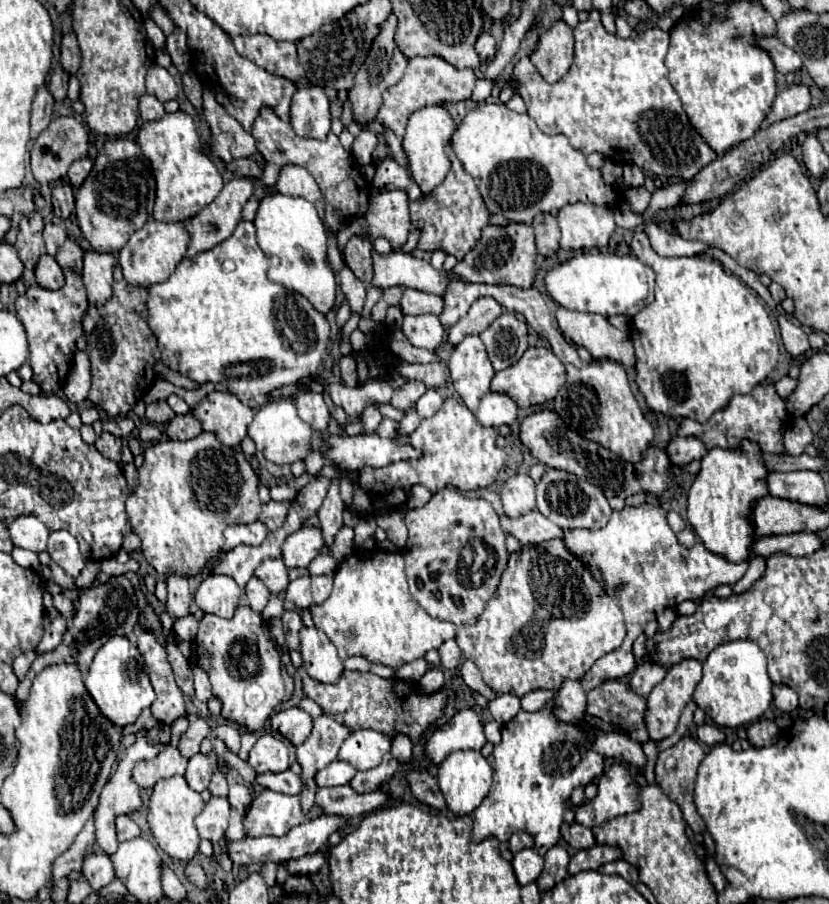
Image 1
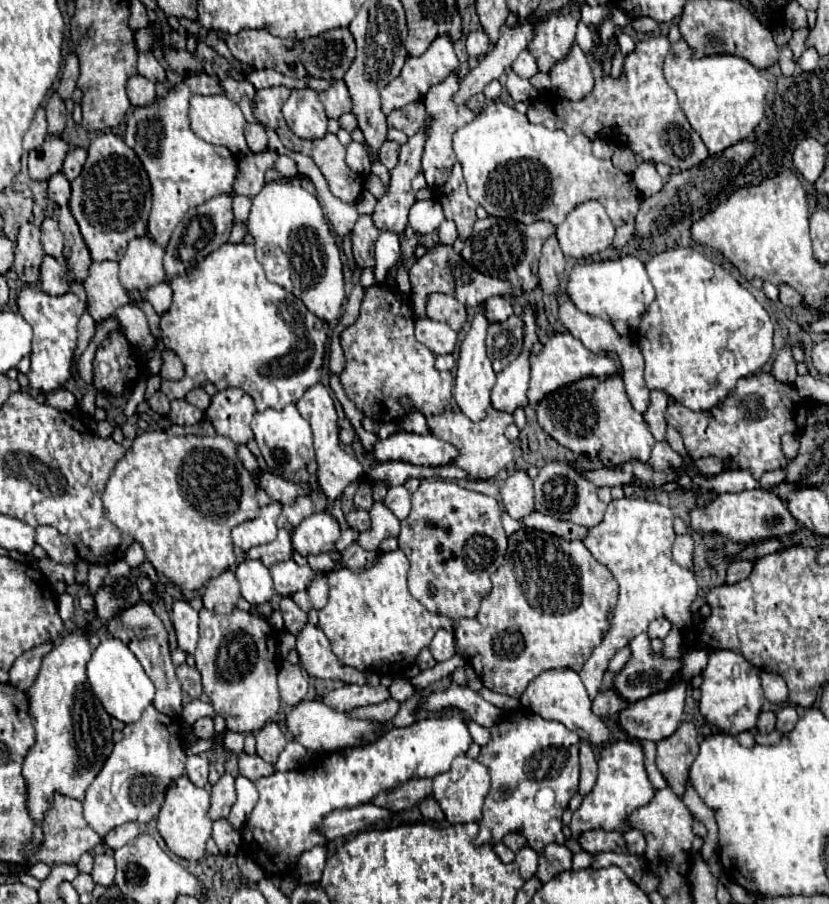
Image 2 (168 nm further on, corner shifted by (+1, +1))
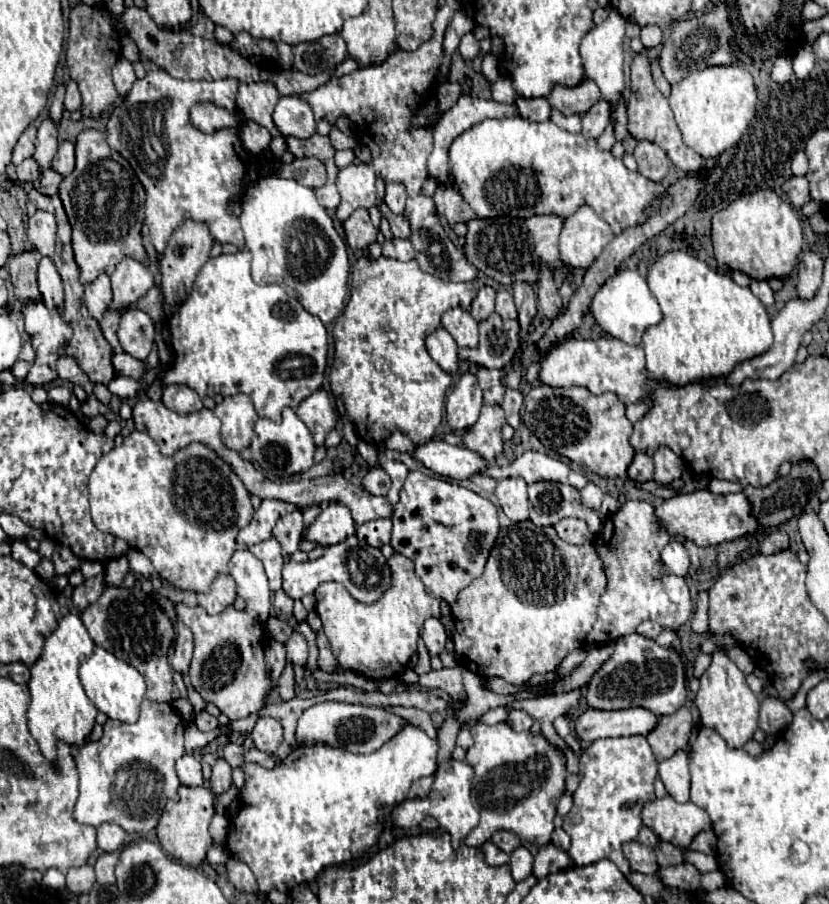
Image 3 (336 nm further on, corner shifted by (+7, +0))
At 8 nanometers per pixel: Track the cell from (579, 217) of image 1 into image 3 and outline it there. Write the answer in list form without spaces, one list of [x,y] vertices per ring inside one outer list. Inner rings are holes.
[[[581,207],[563,223],[559,237],[561,261],[567,267],[587,269],[611,239],[611,227],[599,219],[593,209]]]

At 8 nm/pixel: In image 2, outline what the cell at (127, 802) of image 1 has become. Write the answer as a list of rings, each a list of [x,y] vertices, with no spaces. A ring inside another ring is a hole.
[[[153,704],[145,708],[137,722],[125,724],[123,740],[113,746],[113,752],[107,756],[83,800],[83,816],[99,836],[105,836],[111,828],[125,824],[127,820],[149,822],[159,814],[167,786],[185,776],[187,754],[179,730],[177,722],[171,716],[161,714]]]

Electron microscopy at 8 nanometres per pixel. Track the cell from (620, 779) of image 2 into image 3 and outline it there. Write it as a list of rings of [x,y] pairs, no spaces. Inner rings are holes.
[[[641,735],[597,739],[581,753],[579,773],[583,779],[573,793],[573,809],[563,817],[563,829],[571,837],[567,853],[575,865],[609,859],[623,875],[631,873],[621,845],[635,839],[635,825],[641,825],[641,809],[649,799],[655,799],[653,781],[657,777],[657,765],[647,739]]]

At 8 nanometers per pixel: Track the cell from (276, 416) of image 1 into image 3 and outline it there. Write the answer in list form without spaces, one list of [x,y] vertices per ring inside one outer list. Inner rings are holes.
[[[285,407],[281,423],[273,423],[273,421],[269,421],[265,417],[261,417],[255,423],[255,437],[251,441],[251,453],[253,453],[253,461],[257,461],[259,467],[263,469],[265,477],[269,477],[271,481],[279,481],[283,477],[291,477],[295,473],[307,471],[313,465],[315,443],[311,439],[309,429],[295,415],[295,411]]]

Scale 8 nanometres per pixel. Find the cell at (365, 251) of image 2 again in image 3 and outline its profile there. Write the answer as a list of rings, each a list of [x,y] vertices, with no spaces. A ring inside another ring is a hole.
[[[363,207],[351,213],[351,217],[343,223],[343,229],[347,235],[347,243],[353,251],[367,251],[367,247],[377,241],[379,233],[379,229],[371,223],[367,209]]]

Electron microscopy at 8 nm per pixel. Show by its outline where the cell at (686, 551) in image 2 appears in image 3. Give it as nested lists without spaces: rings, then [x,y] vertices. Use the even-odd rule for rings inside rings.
[[[671,541],[663,551],[661,551],[661,559],[665,563],[665,569],[667,573],[671,575],[679,575],[679,577],[685,577],[687,571],[689,571],[689,555],[683,547],[683,543],[679,541]]]

